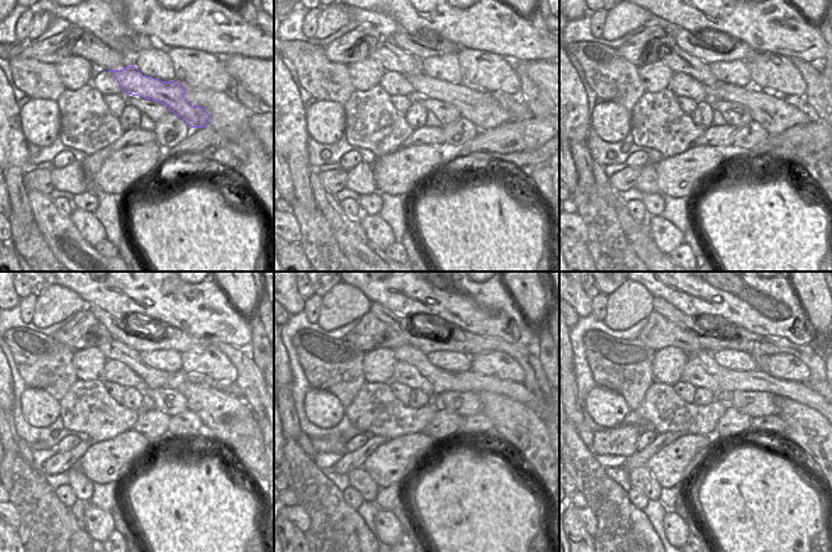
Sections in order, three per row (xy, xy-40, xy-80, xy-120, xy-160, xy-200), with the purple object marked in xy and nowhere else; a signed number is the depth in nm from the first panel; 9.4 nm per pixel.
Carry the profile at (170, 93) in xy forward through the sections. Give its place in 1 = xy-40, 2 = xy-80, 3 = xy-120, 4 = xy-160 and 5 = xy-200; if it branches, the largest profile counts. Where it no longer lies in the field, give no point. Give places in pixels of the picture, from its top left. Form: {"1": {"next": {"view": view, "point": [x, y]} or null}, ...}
{"1": {"next": {"view": "xy-40", "point": [480, 107]}}, "2": {"next": {"view": "xy-80", "point": [775, 114]}}, "3": {"next": {"view": "xy-120", "point": [210, 404]}}, "4": {"next": {"view": "xy-160", "point": [516, 425]}}, "5": {"next": {"view": "xy-200", "point": [805, 427]}}}

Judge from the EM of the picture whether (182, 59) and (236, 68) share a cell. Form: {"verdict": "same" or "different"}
{"verdict": "different"}

